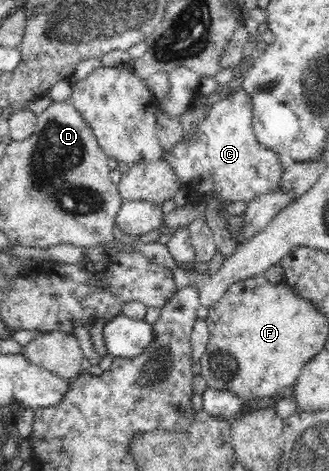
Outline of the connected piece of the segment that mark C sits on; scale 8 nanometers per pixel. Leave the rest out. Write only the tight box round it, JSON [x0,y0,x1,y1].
[164,88,284,204]

